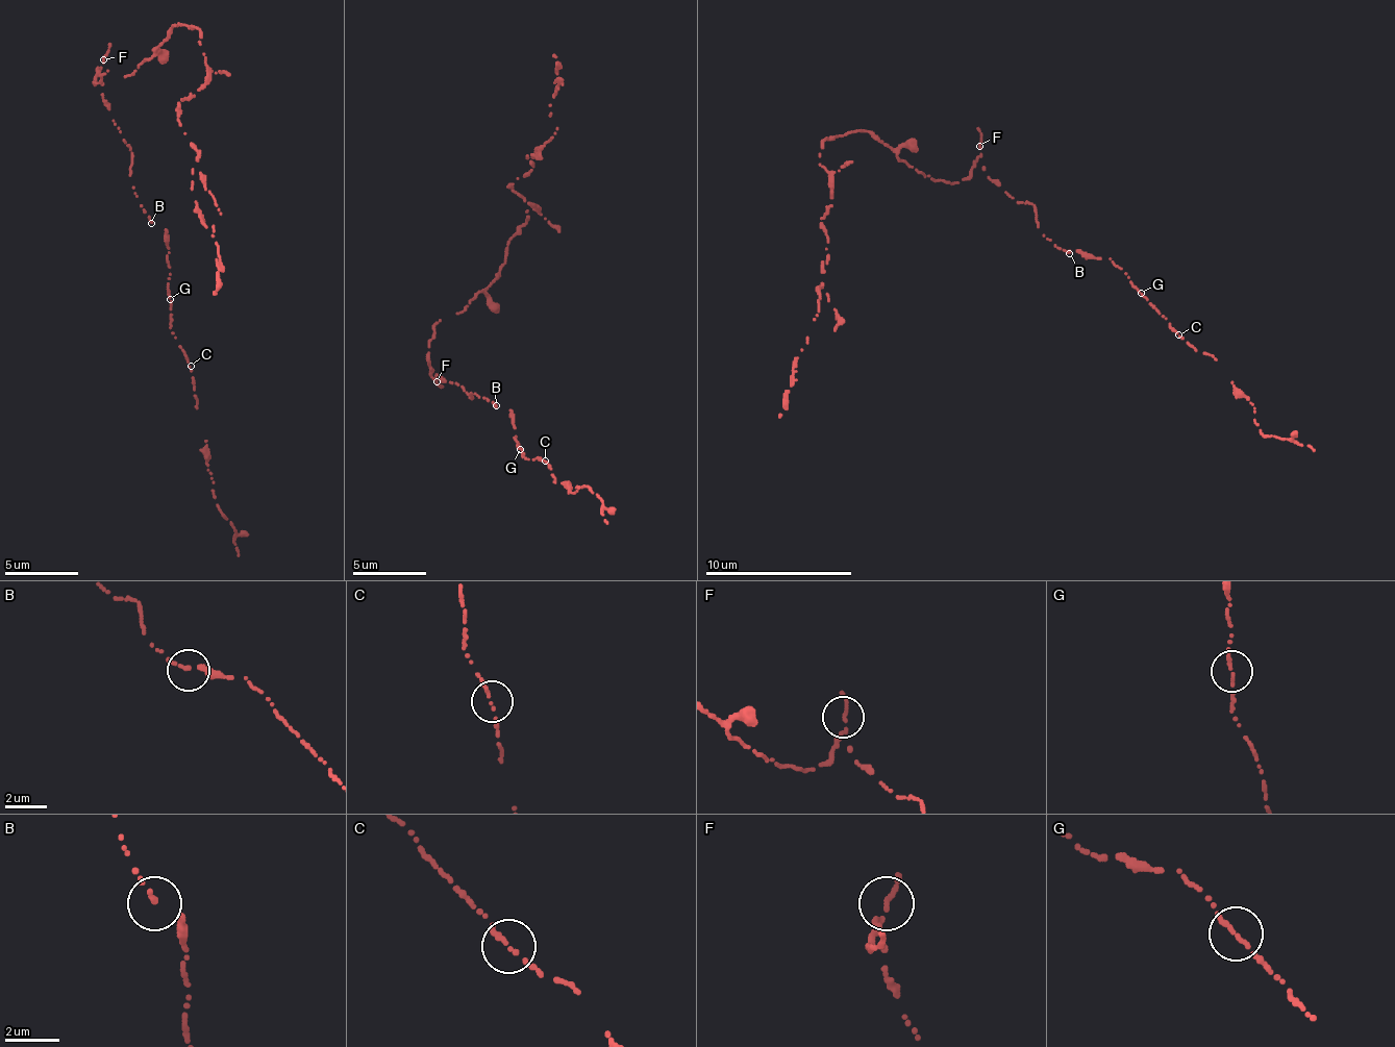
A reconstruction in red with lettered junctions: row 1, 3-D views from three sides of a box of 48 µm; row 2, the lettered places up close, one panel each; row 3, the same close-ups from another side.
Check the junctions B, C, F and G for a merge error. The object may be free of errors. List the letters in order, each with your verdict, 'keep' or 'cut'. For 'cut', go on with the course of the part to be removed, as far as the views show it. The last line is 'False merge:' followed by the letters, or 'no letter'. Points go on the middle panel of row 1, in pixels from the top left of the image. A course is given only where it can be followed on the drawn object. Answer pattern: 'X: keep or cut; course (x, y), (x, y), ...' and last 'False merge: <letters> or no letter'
B: keep
C: keep
F: cut; course (437, 380), (427, 358), (439, 318), (500, 271), (538, 204), (509, 189), (555, 134), (557, 56)
G: keep
False merge: F

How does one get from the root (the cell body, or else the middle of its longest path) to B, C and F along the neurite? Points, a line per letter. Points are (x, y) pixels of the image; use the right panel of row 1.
B: (963, 179), (974, 168), (986, 168), (989, 178), (1009, 196), (1035, 207), (1035, 221), (1043, 237), (1069, 253)
C: (963, 179), (986, 168), (1009, 196), (1035, 207), (1046, 240), (1069, 253), (1111, 259), (1178, 334)
F: (963, 179), (981, 152), (978, 144)

